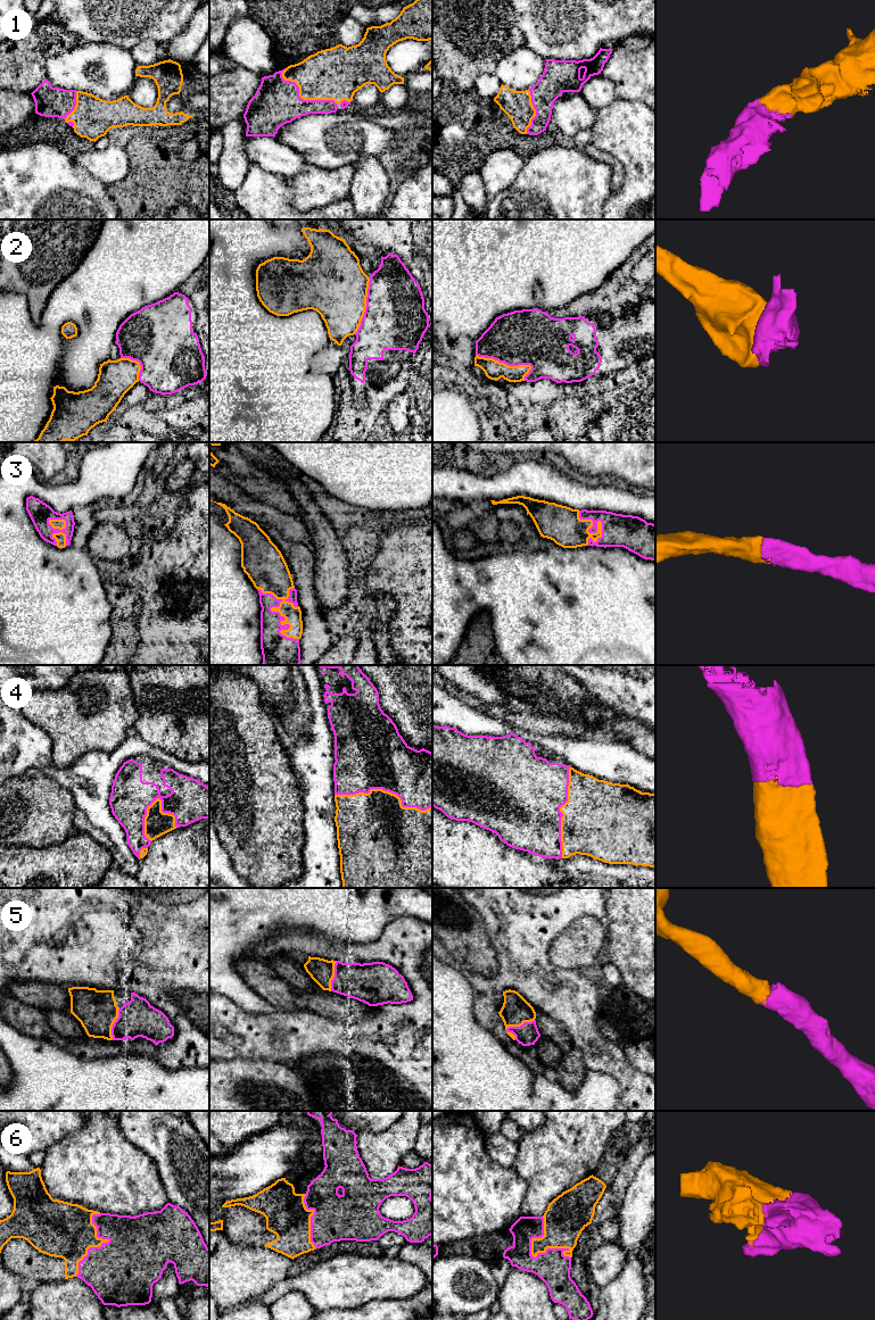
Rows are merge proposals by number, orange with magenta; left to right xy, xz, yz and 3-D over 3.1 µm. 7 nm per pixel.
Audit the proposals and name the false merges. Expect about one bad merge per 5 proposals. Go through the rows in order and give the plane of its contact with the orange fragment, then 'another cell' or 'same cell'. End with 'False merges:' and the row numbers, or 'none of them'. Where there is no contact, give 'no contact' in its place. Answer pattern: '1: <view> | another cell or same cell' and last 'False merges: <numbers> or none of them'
1: xz | same cell
2: yz | another cell
3: xz | same cell
4: xz | same cell
5: yz | same cell
6: yz | same cell
False merges: 2

